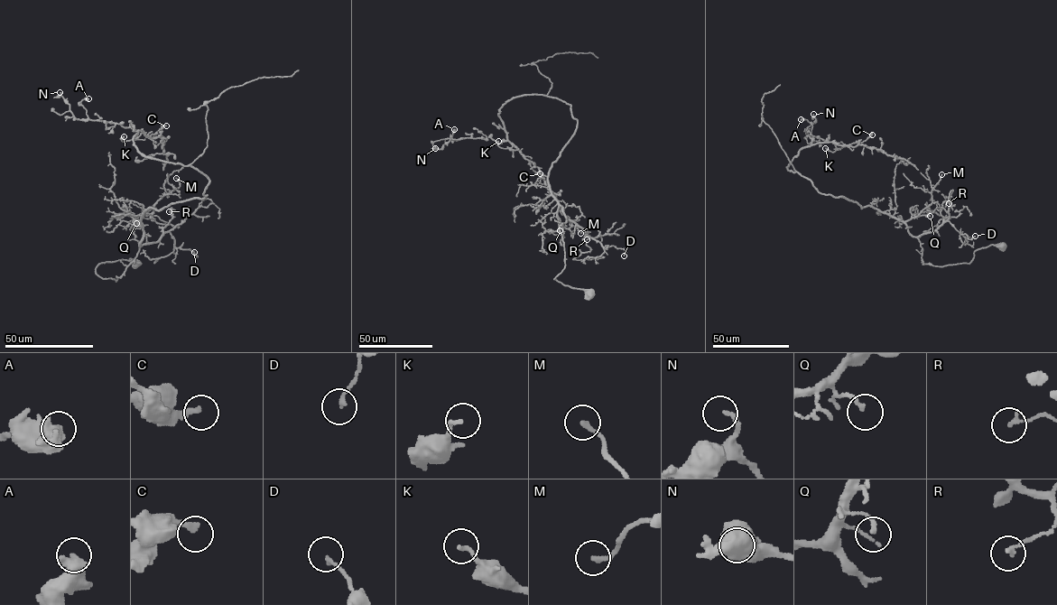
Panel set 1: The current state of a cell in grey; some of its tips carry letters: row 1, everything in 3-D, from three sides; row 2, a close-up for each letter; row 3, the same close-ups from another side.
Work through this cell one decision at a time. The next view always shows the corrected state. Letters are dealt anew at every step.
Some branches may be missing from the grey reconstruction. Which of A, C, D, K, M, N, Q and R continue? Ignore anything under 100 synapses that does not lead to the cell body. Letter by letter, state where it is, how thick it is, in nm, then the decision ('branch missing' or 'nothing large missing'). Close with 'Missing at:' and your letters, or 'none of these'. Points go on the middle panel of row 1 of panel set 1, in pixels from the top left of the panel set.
A: (454, 129) | 400 nm | nothing large missing
C: (540, 173) | 240 nm | nothing large missing
D: (624, 255) | 150 nm | nothing large missing
K: (498, 141) | 160 nm | nothing large missing
M: (580, 233) | 200 nm | nothing large missing
N: (435, 148) | 190 nm | nothing large missing
Q: (560, 230) | 170 nm | nothing large missing
R: (587, 239) | 150 nm | nothing large missing
Missing at: none of these

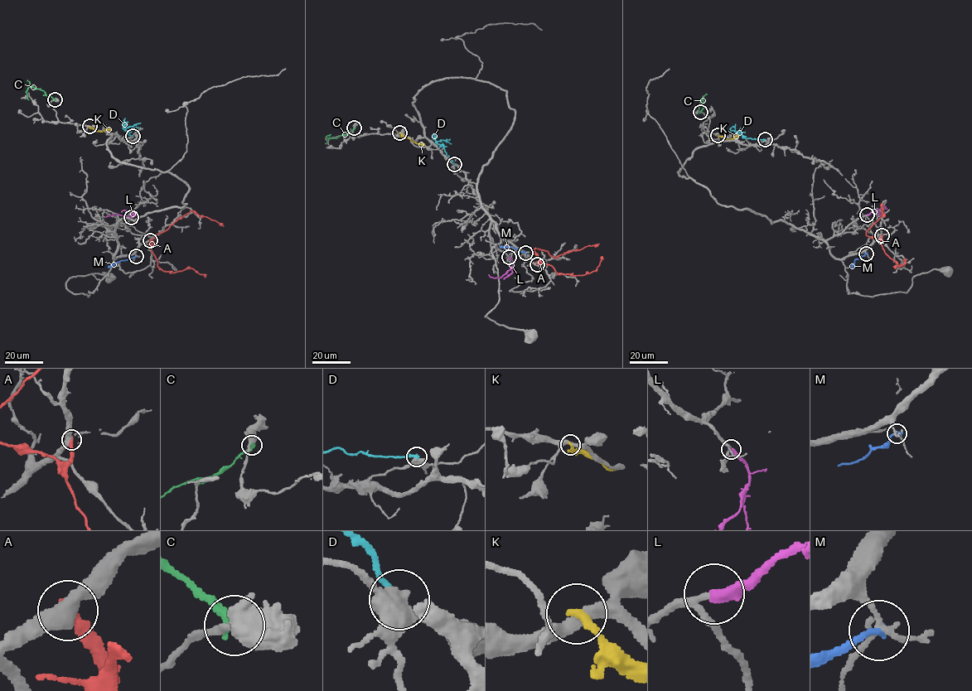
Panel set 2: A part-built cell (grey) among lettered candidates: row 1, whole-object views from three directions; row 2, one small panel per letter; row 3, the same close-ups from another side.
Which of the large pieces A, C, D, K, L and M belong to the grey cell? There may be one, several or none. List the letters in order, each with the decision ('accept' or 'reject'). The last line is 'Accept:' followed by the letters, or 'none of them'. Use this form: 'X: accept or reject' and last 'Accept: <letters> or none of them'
A: reject
C: reject
D: reject
K: reject
L: accept
M: reject
Accept: L

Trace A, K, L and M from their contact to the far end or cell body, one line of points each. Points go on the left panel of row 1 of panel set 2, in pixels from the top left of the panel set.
A: (150, 239), (152, 244), (151, 239), (156, 234), (168, 229), (191, 210), (224, 226)
K: (89, 127), (99, 131), (110, 129)
L: (131, 217), (134, 215), (105, 217)
M: (136, 256), (108, 267)

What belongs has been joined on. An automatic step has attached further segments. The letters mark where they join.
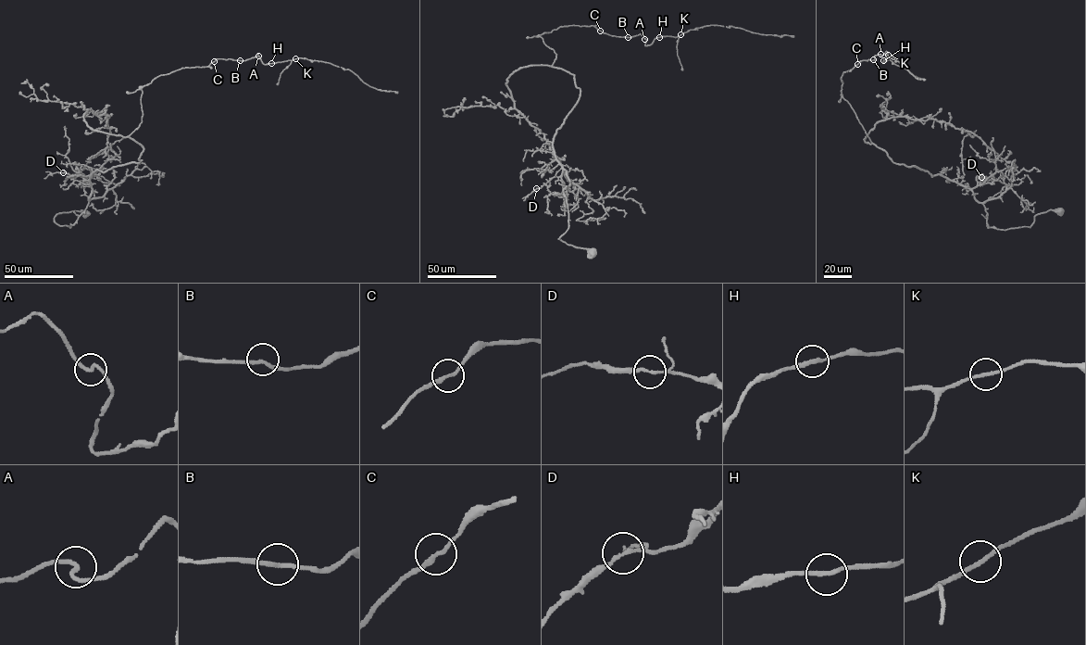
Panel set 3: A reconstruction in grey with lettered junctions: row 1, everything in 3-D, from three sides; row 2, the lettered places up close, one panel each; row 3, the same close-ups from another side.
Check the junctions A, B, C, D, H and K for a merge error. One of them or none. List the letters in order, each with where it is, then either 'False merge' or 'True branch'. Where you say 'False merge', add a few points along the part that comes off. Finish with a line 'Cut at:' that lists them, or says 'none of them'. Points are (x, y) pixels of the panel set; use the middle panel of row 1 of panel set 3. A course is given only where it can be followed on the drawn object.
A: Place: (644, 39). True branch
B: Place: (628, 37). True branch
C: Place: (600, 31). True branch
D: Place: (536, 188). True branch
H: Place: (659, 37). True branch
K: Place: (680, 34). True branch
Cut at: none of them

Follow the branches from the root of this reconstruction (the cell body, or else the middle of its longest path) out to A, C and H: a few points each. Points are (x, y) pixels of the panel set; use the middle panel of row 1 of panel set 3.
A: (592, 253), (558, 239), (570, 183), (553, 143), (580, 91), (539, 36), (579, 25), (644, 38)
C: (592, 253), (558, 239), (570, 183), (553, 143), (580, 91), (539, 36), (600, 30)
H: (592, 253), (558, 239), (570, 183), (553, 143), (580, 91), (539, 36), (573, 25), (660, 37)

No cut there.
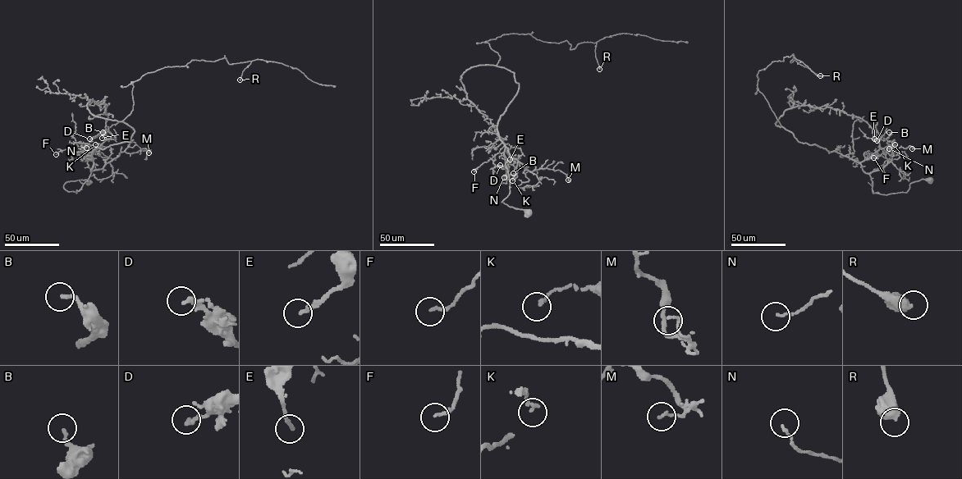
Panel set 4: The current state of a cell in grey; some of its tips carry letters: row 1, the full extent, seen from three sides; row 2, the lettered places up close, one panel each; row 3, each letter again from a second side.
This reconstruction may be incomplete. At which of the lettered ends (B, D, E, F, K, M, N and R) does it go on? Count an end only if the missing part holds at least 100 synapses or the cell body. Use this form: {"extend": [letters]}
{"extend": []}

